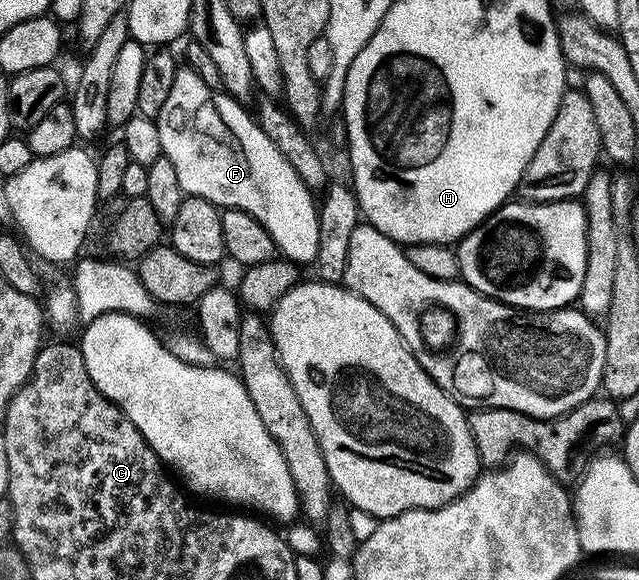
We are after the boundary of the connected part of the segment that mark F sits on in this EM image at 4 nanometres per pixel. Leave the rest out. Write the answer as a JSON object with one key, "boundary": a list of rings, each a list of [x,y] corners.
{"boundary":[[[177,68],[170,95],[156,118],[161,152],[165,160],[175,167],[180,189],[189,196],[206,198],[217,208],[246,211],[266,227],[277,250],[289,261],[299,265],[315,262],[320,247],[320,217],[313,190],[301,181],[289,159],[262,131],[253,114],[250,115],[240,106],[243,104],[237,103],[235,98],[228,95],[217,101],[209,99],[210,93],[204,83],[205,78],[194,69]]]}

